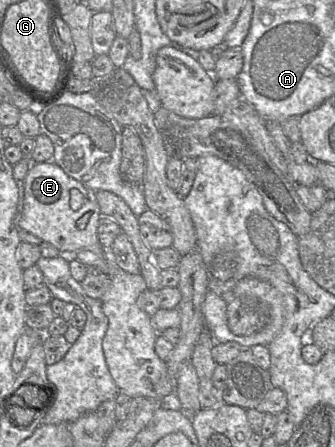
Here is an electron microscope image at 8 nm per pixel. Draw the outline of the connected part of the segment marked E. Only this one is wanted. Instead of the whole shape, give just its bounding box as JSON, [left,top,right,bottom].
[17,160,110,259]

